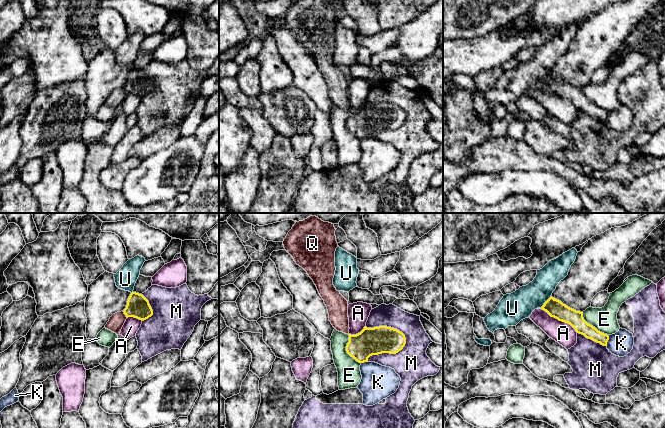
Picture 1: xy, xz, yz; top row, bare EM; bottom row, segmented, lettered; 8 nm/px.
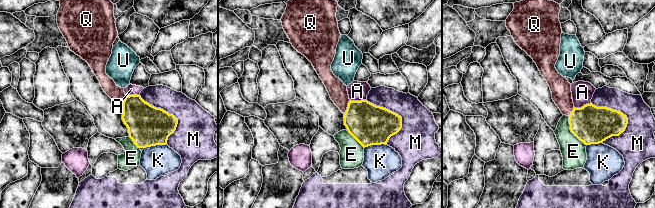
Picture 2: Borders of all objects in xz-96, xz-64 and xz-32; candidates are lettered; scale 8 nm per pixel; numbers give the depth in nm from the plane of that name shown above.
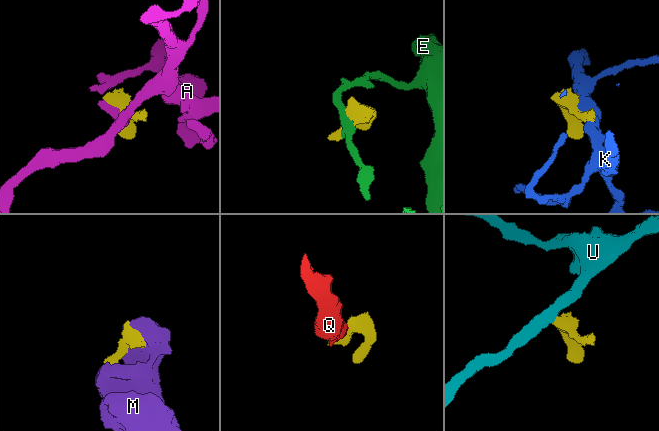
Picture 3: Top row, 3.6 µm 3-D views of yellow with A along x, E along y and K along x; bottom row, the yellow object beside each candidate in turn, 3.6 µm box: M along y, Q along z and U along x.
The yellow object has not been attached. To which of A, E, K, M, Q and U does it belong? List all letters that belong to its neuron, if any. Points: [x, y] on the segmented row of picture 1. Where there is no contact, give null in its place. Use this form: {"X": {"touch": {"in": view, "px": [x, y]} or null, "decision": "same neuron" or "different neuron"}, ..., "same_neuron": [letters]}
{"A": {"touch": {"in": "yz", "px": [559, 320]}, "decision": "different neuron"}, "E": {"touch": {"in": "xz", "px": [346, 350]}, "decision": "different neuron"}, "K": {"touch": {"in": "yz", "px": [608, 339]}, "decision": "different neuron"}, "M": {"touch": {"in": "xz", "px": [390, 353]}, "decision": "different neuron"}, "Q": {"touch": {"in": "xy", "px": [124, 313]}, "decision": "same neuron"}, "U": {"touch": {"in": "yz", "px": [545, 302]}, "decision": "different neuron"}, "same_neuron": ["Q"]}

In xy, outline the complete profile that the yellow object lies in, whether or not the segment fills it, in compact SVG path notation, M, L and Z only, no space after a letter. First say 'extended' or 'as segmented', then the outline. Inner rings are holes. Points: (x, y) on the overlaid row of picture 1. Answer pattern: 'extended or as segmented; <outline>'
extended; M132 292L128 298L126 308L113 314L105 328L120 335L121 329L128 317L134 317L139 320L146 320L153 315L153 310L149 301L142 295Z

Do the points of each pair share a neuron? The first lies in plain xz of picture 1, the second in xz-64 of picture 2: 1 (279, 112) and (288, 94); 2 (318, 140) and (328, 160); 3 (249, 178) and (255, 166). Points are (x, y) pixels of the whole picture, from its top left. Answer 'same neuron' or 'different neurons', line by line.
1: different neurons
2: different neurons
3: same neuron

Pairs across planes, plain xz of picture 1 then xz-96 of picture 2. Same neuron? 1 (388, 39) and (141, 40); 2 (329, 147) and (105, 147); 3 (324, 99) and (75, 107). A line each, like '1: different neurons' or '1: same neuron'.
1: different neurons
2: different neurons
3: different neurons

